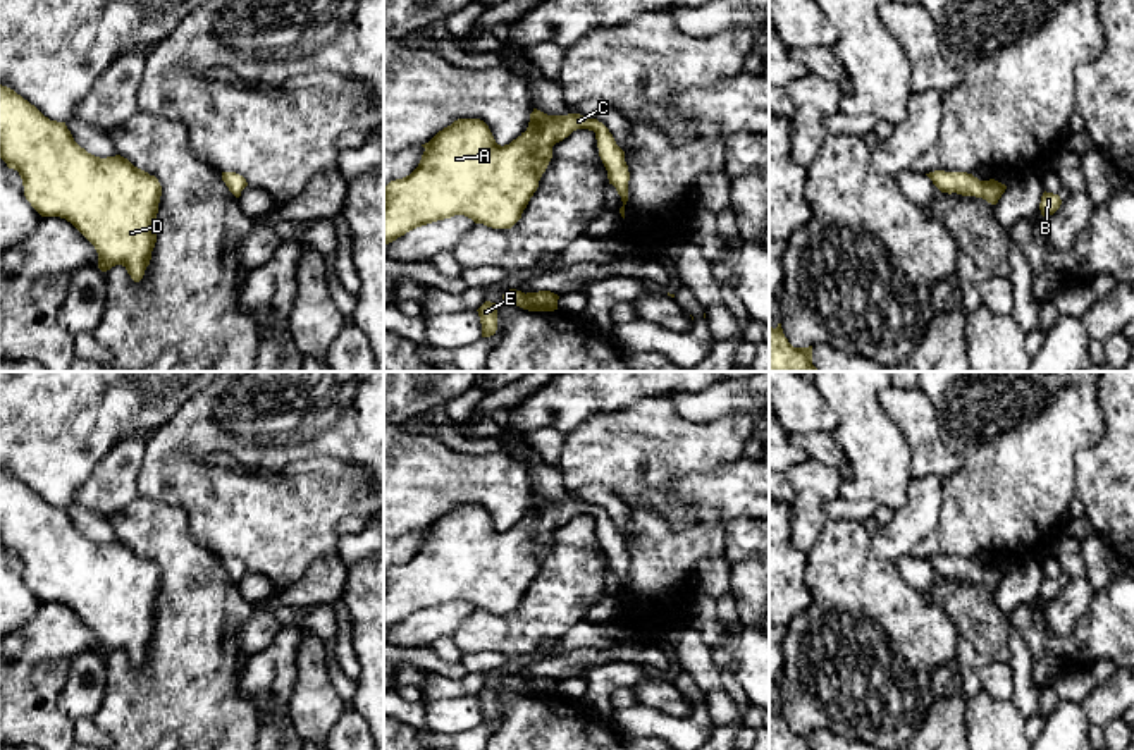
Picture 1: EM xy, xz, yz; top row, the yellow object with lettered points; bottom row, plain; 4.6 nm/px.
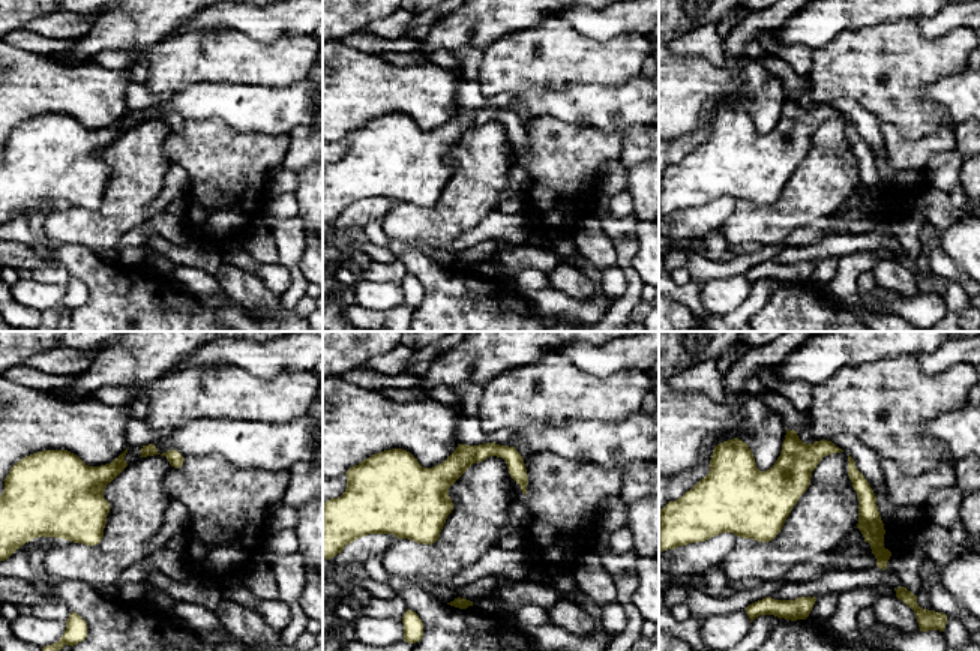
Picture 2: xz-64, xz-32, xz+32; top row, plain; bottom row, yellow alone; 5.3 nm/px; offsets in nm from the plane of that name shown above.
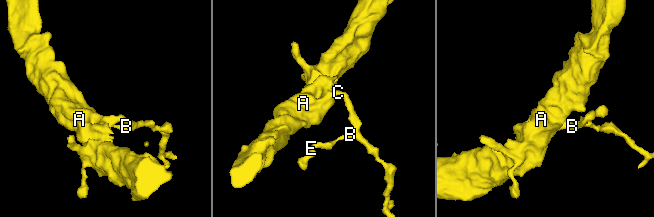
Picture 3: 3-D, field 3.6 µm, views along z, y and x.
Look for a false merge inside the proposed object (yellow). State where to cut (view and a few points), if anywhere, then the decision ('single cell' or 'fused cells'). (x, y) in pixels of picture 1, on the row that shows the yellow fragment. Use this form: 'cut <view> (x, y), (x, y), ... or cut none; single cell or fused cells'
cut none; single cell

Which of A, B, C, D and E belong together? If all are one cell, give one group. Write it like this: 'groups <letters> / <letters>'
groups A B C D E

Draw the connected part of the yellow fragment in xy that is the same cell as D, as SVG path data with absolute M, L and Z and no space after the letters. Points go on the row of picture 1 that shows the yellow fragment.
M0 84L0 158L19 172L24 196L41 217L71 222L96 249L98 268L122 265L139 282L157 243L162 186L155 175L115 155L100 158L81 148L65 122L50 120L14 89Z

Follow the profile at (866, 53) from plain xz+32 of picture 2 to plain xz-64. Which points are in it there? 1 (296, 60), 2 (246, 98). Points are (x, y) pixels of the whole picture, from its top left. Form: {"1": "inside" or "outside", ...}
{"1": "inside", "2": "outside"}

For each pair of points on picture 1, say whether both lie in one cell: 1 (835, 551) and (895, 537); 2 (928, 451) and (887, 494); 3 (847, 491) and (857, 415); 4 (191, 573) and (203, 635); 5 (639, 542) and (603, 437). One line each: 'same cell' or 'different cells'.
1: different cells
2: different cells
3: same cell
4: same cell
5: different cells

